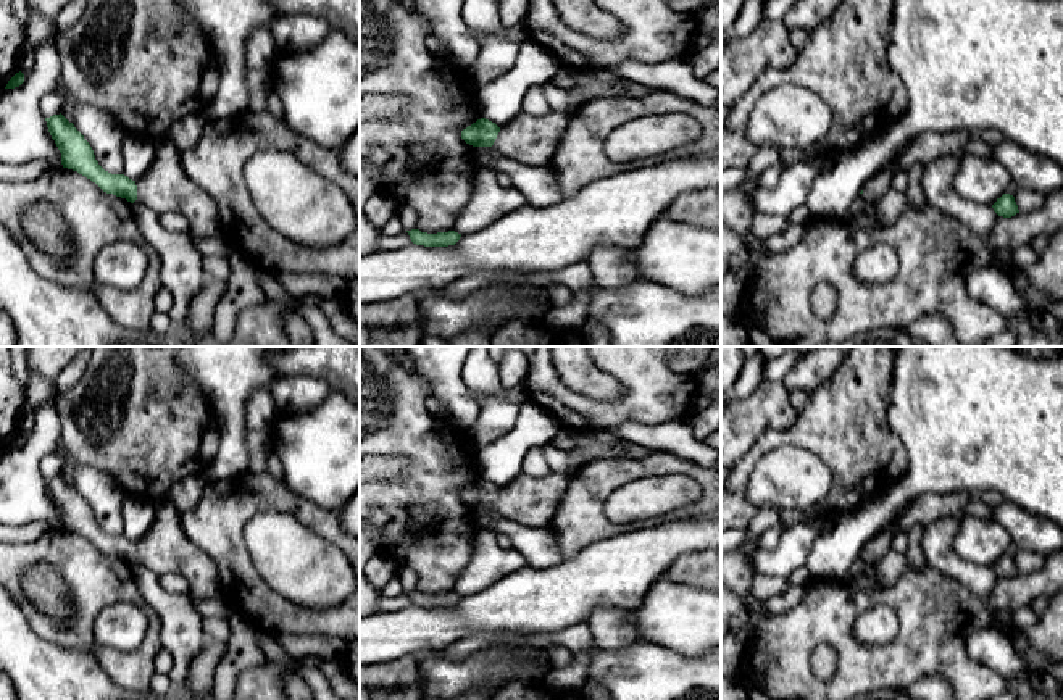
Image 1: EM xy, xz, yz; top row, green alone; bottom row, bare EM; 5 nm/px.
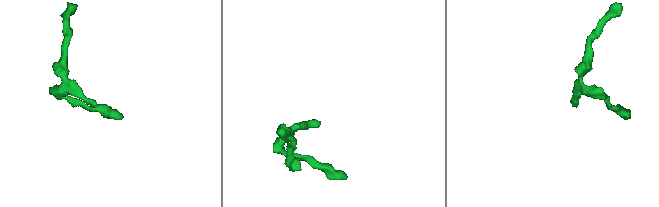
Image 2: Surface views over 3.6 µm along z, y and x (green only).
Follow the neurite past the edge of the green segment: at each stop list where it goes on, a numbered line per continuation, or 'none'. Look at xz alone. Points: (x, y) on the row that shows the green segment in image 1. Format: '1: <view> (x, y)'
1: xz (528, 139)

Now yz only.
1: yz (929, 145)

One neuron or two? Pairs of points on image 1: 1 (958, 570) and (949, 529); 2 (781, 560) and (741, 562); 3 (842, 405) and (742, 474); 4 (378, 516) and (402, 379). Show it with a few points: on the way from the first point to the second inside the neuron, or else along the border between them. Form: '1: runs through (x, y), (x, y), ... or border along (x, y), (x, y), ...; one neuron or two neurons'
1: runs through (949, 560), (946, 557), (946, 539); one neuron
2: border along (757, 544), (752, 554), (754, 574); two neurons
3: runs through (815, 429), (792, 437), (771, 439), (762, 447); one neuron
4: border along (376, 508), (391, 516), (378, 536), (379, 549); two neurons

